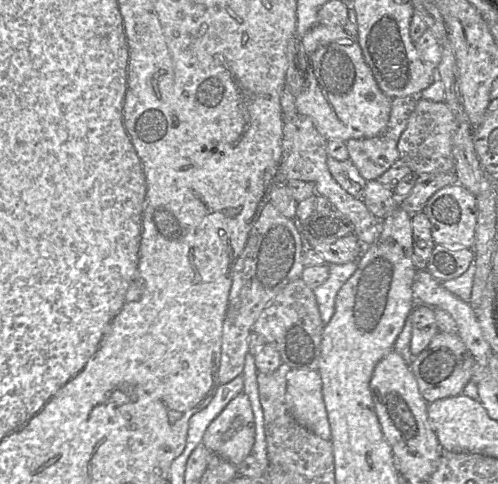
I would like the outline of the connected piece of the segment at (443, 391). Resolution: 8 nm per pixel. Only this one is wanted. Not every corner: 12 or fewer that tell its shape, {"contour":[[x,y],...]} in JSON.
{"contour":[[438,332],[410,369],[427,403],[462,393],[475,360]]}

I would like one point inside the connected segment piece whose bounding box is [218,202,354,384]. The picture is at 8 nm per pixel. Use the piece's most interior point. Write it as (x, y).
(272, 257)

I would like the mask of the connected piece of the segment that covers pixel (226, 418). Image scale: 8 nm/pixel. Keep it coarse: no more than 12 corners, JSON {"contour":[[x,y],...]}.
{"contour":[[244,392],[209,424],[210,452],[235,466],[251,454],[254,415]]}

